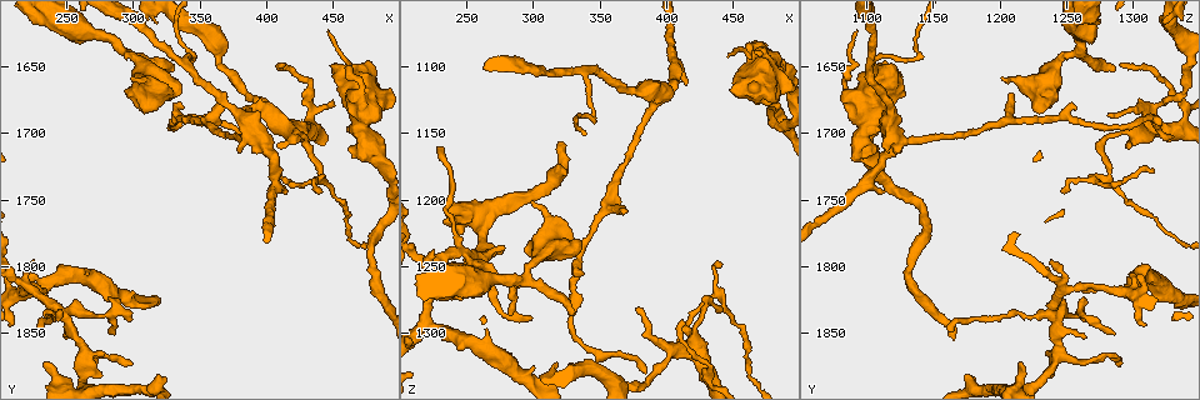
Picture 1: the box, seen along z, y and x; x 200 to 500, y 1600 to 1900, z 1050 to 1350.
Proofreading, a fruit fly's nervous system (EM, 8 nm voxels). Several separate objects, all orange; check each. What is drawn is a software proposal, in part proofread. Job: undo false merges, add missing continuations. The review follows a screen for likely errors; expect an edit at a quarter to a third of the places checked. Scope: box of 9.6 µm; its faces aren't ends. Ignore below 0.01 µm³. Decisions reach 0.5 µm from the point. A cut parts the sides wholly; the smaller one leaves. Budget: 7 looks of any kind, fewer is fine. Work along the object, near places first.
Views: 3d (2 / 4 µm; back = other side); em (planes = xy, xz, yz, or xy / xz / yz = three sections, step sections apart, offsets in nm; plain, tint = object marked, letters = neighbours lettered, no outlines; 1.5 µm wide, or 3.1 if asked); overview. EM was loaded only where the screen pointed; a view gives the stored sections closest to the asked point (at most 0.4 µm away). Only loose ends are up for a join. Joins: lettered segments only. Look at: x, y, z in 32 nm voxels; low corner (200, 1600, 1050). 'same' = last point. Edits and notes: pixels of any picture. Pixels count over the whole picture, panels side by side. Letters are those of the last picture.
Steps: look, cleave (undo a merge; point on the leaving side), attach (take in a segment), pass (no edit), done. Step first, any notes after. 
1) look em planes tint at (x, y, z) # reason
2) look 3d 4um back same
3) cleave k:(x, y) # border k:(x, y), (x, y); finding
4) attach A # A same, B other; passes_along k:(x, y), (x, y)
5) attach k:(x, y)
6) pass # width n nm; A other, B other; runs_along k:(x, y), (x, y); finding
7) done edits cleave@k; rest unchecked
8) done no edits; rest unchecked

look em planes tint at (224, 1818, 1250) # a fork

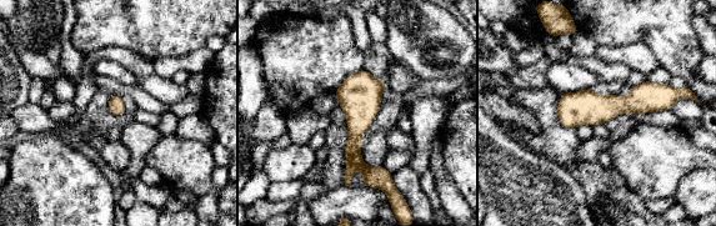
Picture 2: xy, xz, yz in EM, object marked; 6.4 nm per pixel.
look em planes letters same

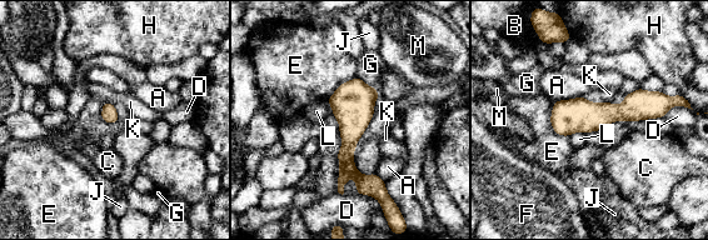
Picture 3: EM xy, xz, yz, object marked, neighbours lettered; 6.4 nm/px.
pass # A other, B other, C other, D other, E other, F other, G other, H other, J other, K other, L other, M other; one neuron here

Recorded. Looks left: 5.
look 3d 4um at (330, 1652, 1288) # free end

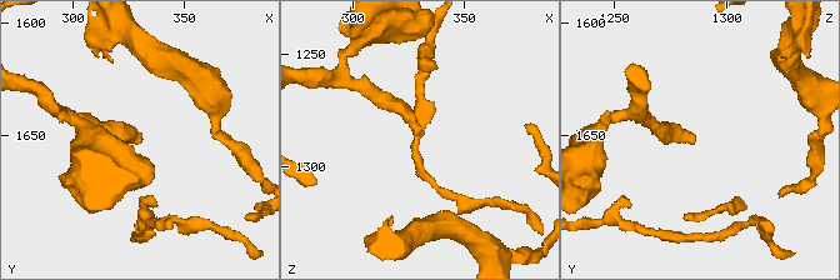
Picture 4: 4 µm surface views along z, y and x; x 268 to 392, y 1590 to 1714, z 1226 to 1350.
look em xy step 4 letters at (331, 1652, 1287) # now the EM

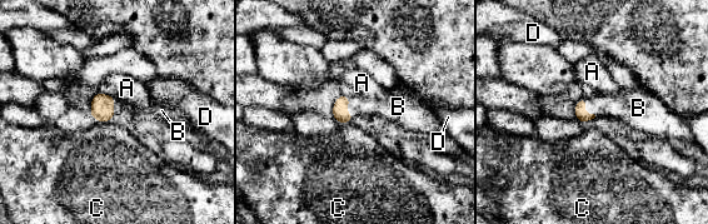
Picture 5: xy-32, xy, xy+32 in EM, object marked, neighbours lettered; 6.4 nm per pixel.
attach B # A other, B same, C other, D other; passes_along 5:(339, 109), (347, 106), (385, 106); the neuron continues

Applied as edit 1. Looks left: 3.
look overview

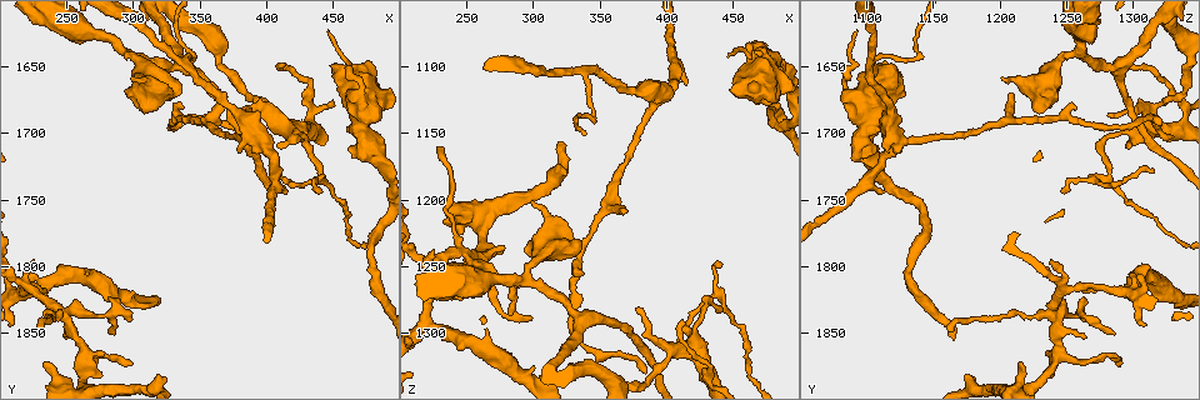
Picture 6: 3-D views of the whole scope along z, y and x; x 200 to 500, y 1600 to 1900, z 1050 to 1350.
look 3d 2um at (440, 1730, 1282) # arms part here

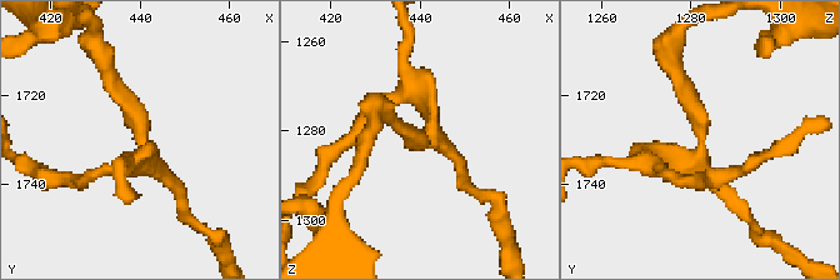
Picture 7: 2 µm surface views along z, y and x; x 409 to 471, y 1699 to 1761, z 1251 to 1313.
look em planes letters at (440, 1731, 1282) # need the tissue

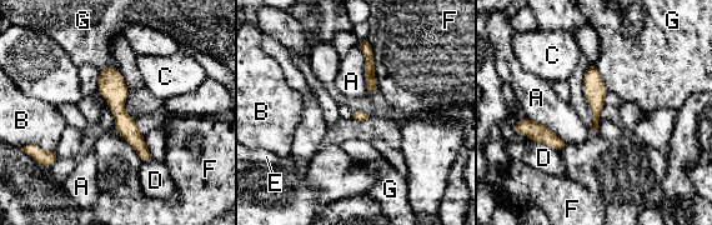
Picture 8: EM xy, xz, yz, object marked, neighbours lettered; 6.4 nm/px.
pass # A other, B other, C other, D other, E other, F other, G other; runs_along 8:(108, 70), (118, 111), (148, 158); all the same neuron

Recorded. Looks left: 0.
done edits attach@5; rest unchecked

